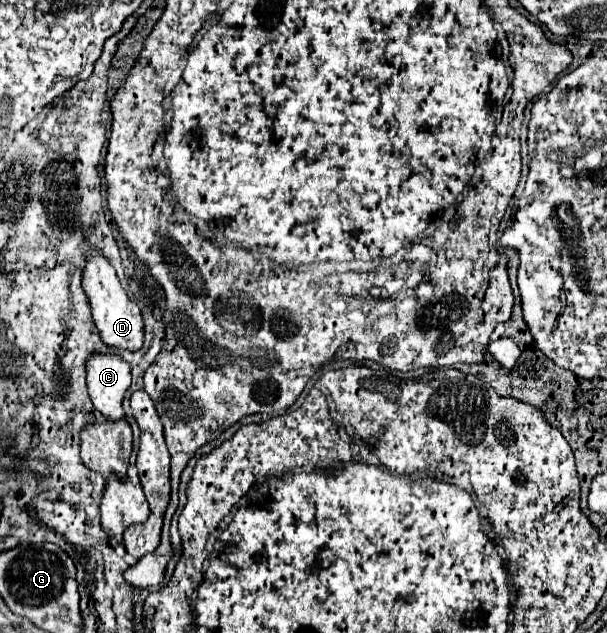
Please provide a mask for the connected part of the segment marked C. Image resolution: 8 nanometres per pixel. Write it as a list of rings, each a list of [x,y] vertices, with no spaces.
[[[93,354],[87,362],[87,388],[95,410],[111,422],[125,420],[123,398],[131,386],[131,372],[121,356]]]

